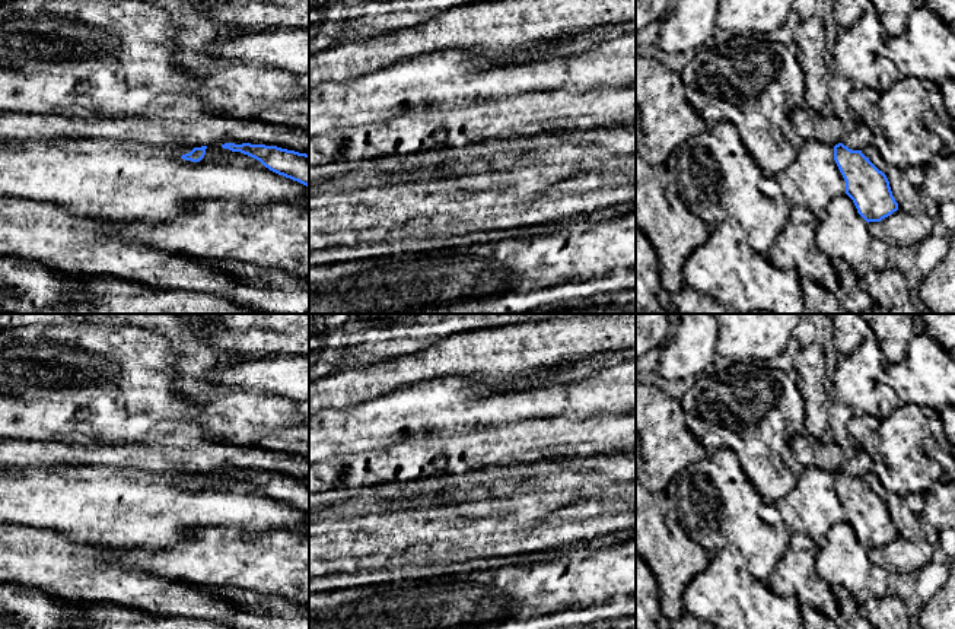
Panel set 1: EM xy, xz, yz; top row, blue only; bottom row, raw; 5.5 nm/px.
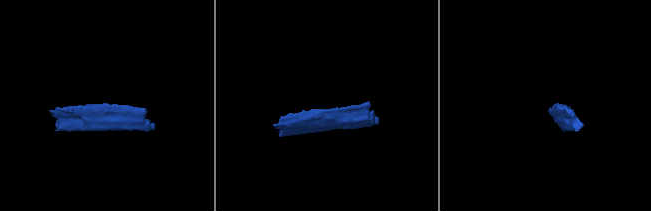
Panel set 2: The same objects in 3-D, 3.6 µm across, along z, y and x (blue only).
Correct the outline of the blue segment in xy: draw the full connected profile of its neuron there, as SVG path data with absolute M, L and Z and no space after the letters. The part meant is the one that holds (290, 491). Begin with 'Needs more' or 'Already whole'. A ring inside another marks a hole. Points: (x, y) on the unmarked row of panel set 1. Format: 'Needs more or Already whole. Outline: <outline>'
Already whole. Outline: M225 470L222 474L248 482L270 498L309 514L309 482L306 480L251 470Z

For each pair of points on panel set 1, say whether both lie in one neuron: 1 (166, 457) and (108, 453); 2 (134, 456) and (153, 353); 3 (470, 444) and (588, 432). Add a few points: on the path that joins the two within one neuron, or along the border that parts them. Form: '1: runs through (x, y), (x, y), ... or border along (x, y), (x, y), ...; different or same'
1: runs through (152, 457), (123, 456); same
2: border along (139, 441), (142, 442); different
3: runs through (499, 444), (559, 437); same

